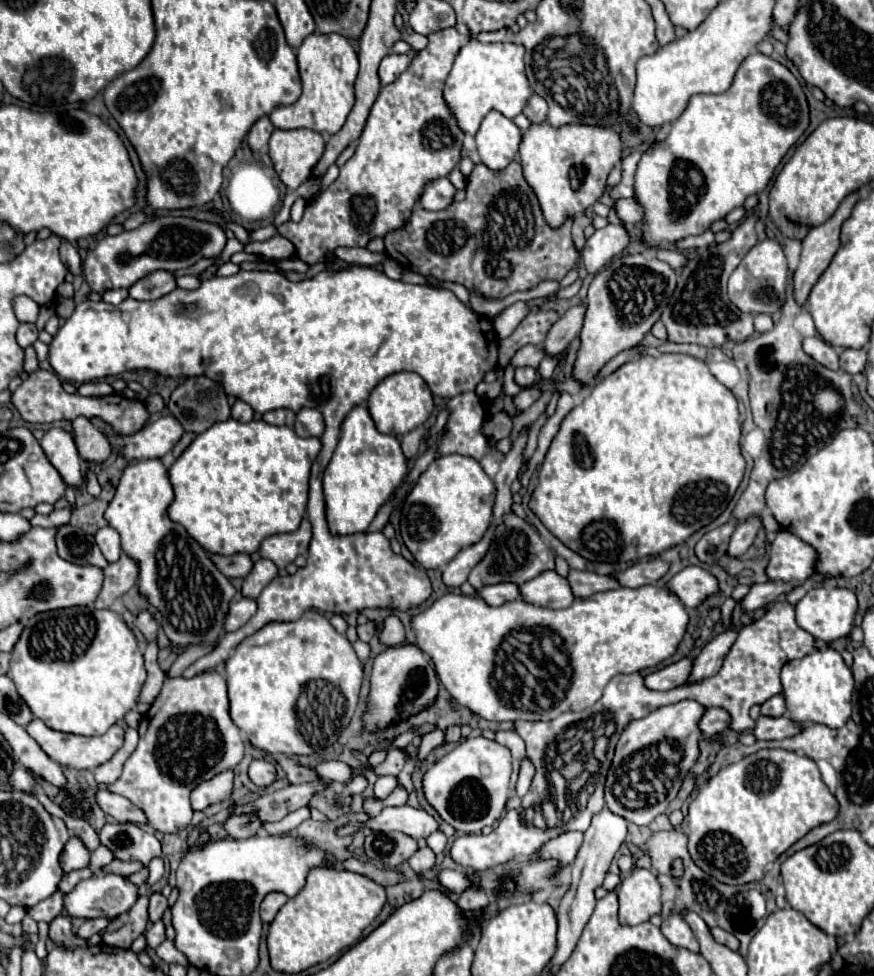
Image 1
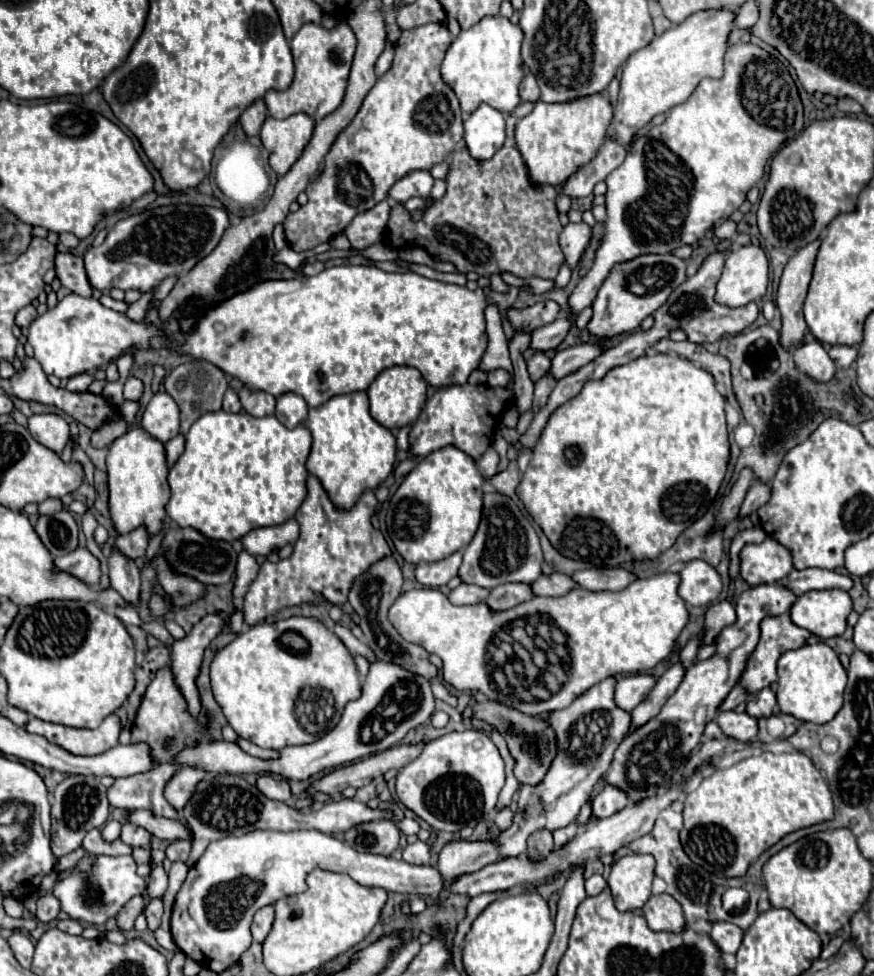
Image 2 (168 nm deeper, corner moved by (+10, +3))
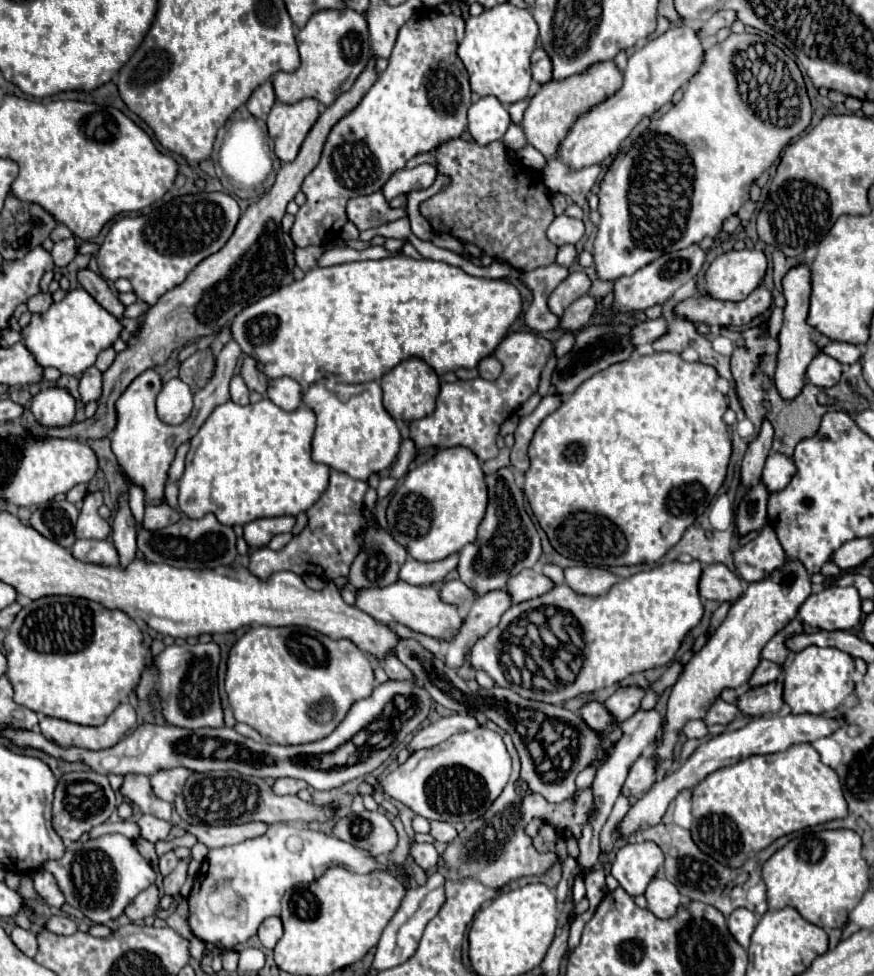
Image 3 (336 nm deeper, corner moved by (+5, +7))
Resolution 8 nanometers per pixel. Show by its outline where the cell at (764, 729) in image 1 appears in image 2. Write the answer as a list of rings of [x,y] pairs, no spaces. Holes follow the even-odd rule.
[[[720,711],[716,717],[716,723],[726,737],[732,737],[738,741],[752,741],[756,739],[756,733],[758,733],[758,723],[748,713]]]

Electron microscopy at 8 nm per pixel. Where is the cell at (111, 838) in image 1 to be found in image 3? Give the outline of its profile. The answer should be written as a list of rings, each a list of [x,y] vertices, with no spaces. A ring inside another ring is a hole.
[[[143,815],[139,821],[137,821],[139,829],[141,829],[141,837],[155,843],[155,841],[161,841],[161,839],[167,839],[167,833],[171,831],[171,823],[169,821],[163,821],[163,819],[157,819],[153,815]]]

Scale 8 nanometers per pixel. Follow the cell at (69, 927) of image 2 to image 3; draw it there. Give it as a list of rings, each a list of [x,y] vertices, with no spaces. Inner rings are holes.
[[[57,915],[57,917],[51,917],[47,923],[45,923],[45,927],[49,929],[49,931],[53,931],[53,933],[57,933],[57,935],[73,935],[73,933],[77,933],[77,921],[73,921],[73,919],[69,919],[69,917],[65,917],[65,915]]]

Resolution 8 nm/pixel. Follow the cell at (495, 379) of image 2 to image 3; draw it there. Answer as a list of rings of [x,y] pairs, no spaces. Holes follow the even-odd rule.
[[[493,355],[481,359],[481,363],[479,363],[479,375],[481,375],[483,379],[487,379],[487,381],[499,379],[501,371],[503,371],[503,365],[501,365]]]

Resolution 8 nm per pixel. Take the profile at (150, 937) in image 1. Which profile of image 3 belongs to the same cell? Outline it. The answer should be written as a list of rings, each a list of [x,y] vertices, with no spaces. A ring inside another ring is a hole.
[[[179,861],[175,871],[171,875],[167,875],[165,881],[163,881],[163,895],[179,893],[181,885],[185,883],[185,879],[187,879],[187,861]]]

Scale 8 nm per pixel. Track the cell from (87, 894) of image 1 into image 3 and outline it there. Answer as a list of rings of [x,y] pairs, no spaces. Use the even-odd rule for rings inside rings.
[[[121,833],[101,835],[93,841],[75,841],[67,847],[65,855],[55,863],[45,863],[47,871],[51,871],[65,895],[65,901],[79,909],[93,923],[109,923],[117,919],[127,903],[139,895],[139,891],[147,889],[155,881],[155,871],[151,865],[139,855],[135,843]]]

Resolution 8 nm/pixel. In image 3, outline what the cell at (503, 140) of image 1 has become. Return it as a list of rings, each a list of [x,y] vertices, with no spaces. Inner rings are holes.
[[[481,97],[469,107],[469,133],[479,145],[489,145],[497,139],[503,139],[511,117],[507,107],[495,97]]]

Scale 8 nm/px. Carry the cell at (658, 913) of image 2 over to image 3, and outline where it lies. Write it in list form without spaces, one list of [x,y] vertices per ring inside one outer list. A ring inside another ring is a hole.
[[[655,877],[649,883],[645,897],[647,897],[647,909],[659,919],[673,917],[681,905],[681,895],[677,887],[661,877]]]

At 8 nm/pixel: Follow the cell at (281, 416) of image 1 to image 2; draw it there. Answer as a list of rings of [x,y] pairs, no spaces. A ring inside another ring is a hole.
[[[242,387],[238,391],[240,395],[240,401],[242,401],[242,407],[254,415],[254,417],[266,417],[266,415],[272,415],[274,413],[274,407],[276,407],[276,399],[266,393],[266,391],[252,391],[248,387]]]

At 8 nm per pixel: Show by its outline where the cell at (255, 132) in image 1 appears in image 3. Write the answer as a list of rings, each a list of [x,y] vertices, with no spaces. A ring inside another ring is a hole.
[[[263,83],[261,87],[257,87],[251,95],[251,99],[247,101],[247,109],[253,117],[257,119],[265,119],[267,113],[271,111],[271,107],[275,105],[275,93],[273,93],[273,87],[271,83]]]

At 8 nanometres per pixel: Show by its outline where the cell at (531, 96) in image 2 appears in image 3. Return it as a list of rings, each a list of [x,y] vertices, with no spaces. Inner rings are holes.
[[[535,49],[531,57],[531,75],[533,75],[533,81],[539,85],[545,85],[551,81],[551,59],[547,59],[547,53],[543,49]]]

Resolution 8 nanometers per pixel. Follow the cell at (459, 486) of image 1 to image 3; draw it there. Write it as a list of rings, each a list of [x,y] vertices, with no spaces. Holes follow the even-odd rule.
[[[449,447],[437,451],[431,459],[405,475],[387,507],[387,523],[393,539],[403,545],[411,557],[417,561],[439,561],[475,541],[485,507],[487,483],[477,455],[467,447]]]

